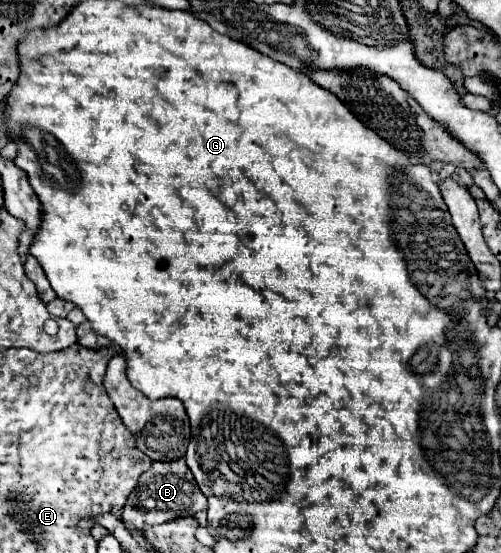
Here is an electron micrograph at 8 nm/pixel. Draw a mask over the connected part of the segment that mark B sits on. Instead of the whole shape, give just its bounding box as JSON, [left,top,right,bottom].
[122,458,208,530]

